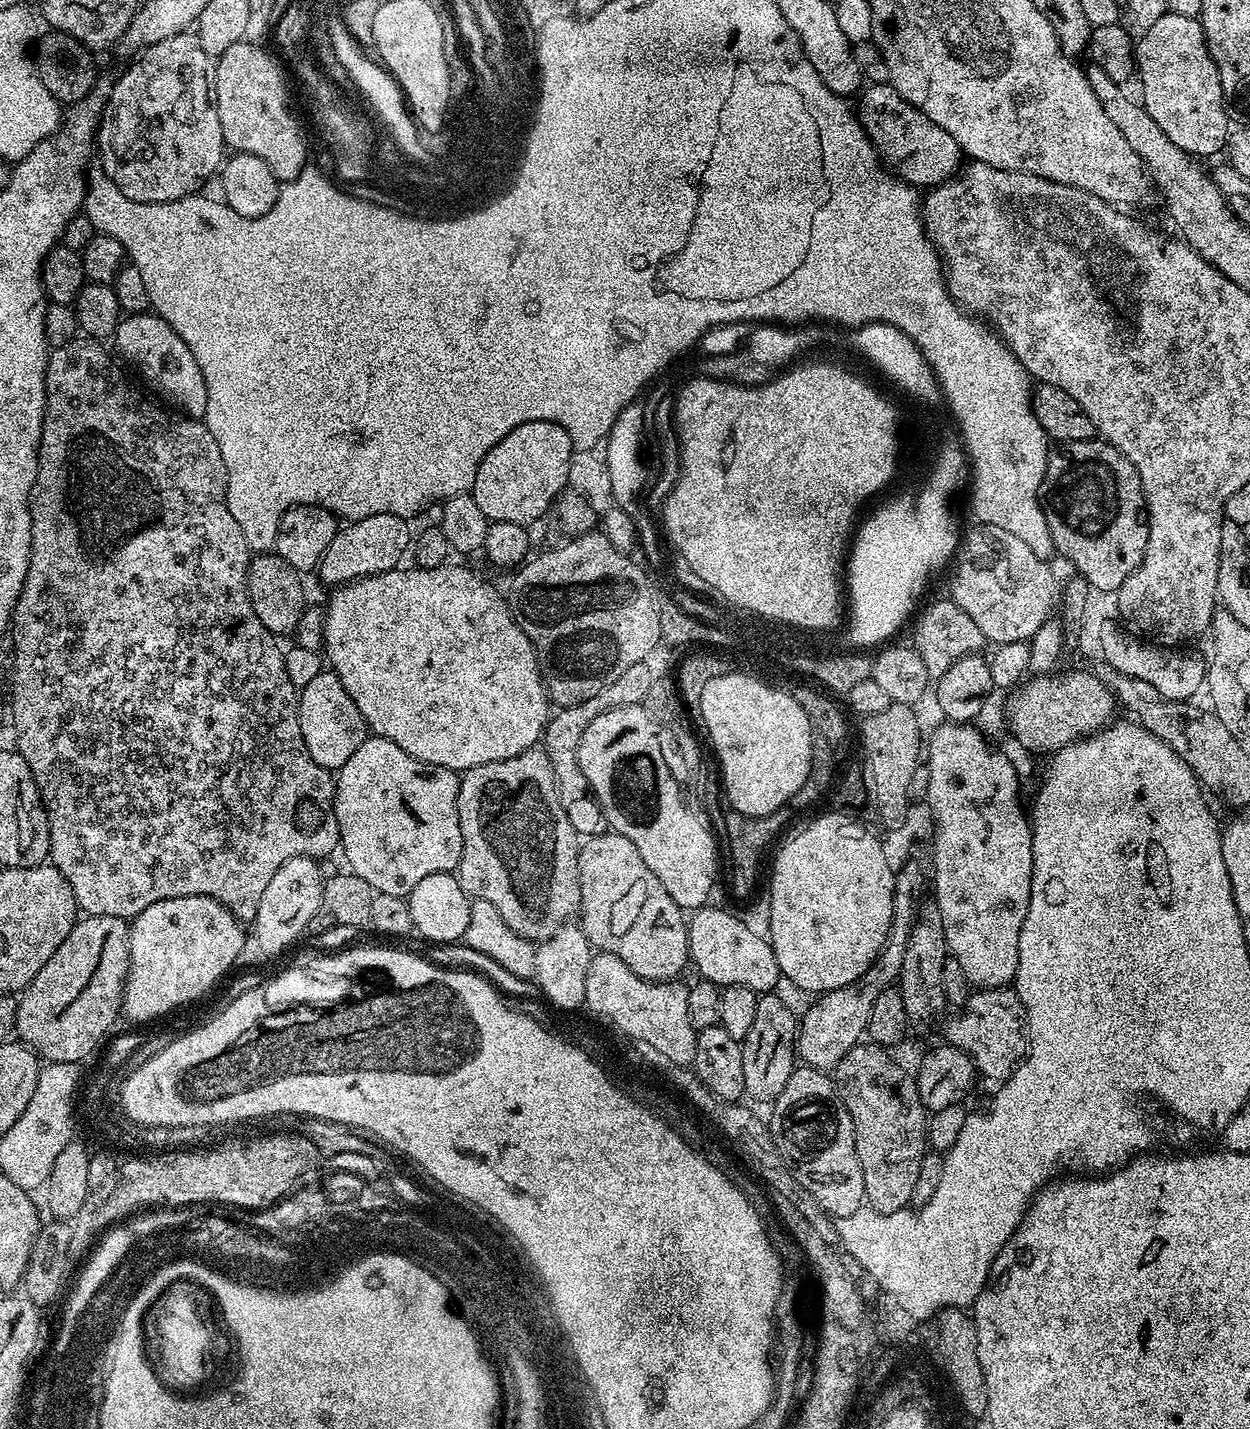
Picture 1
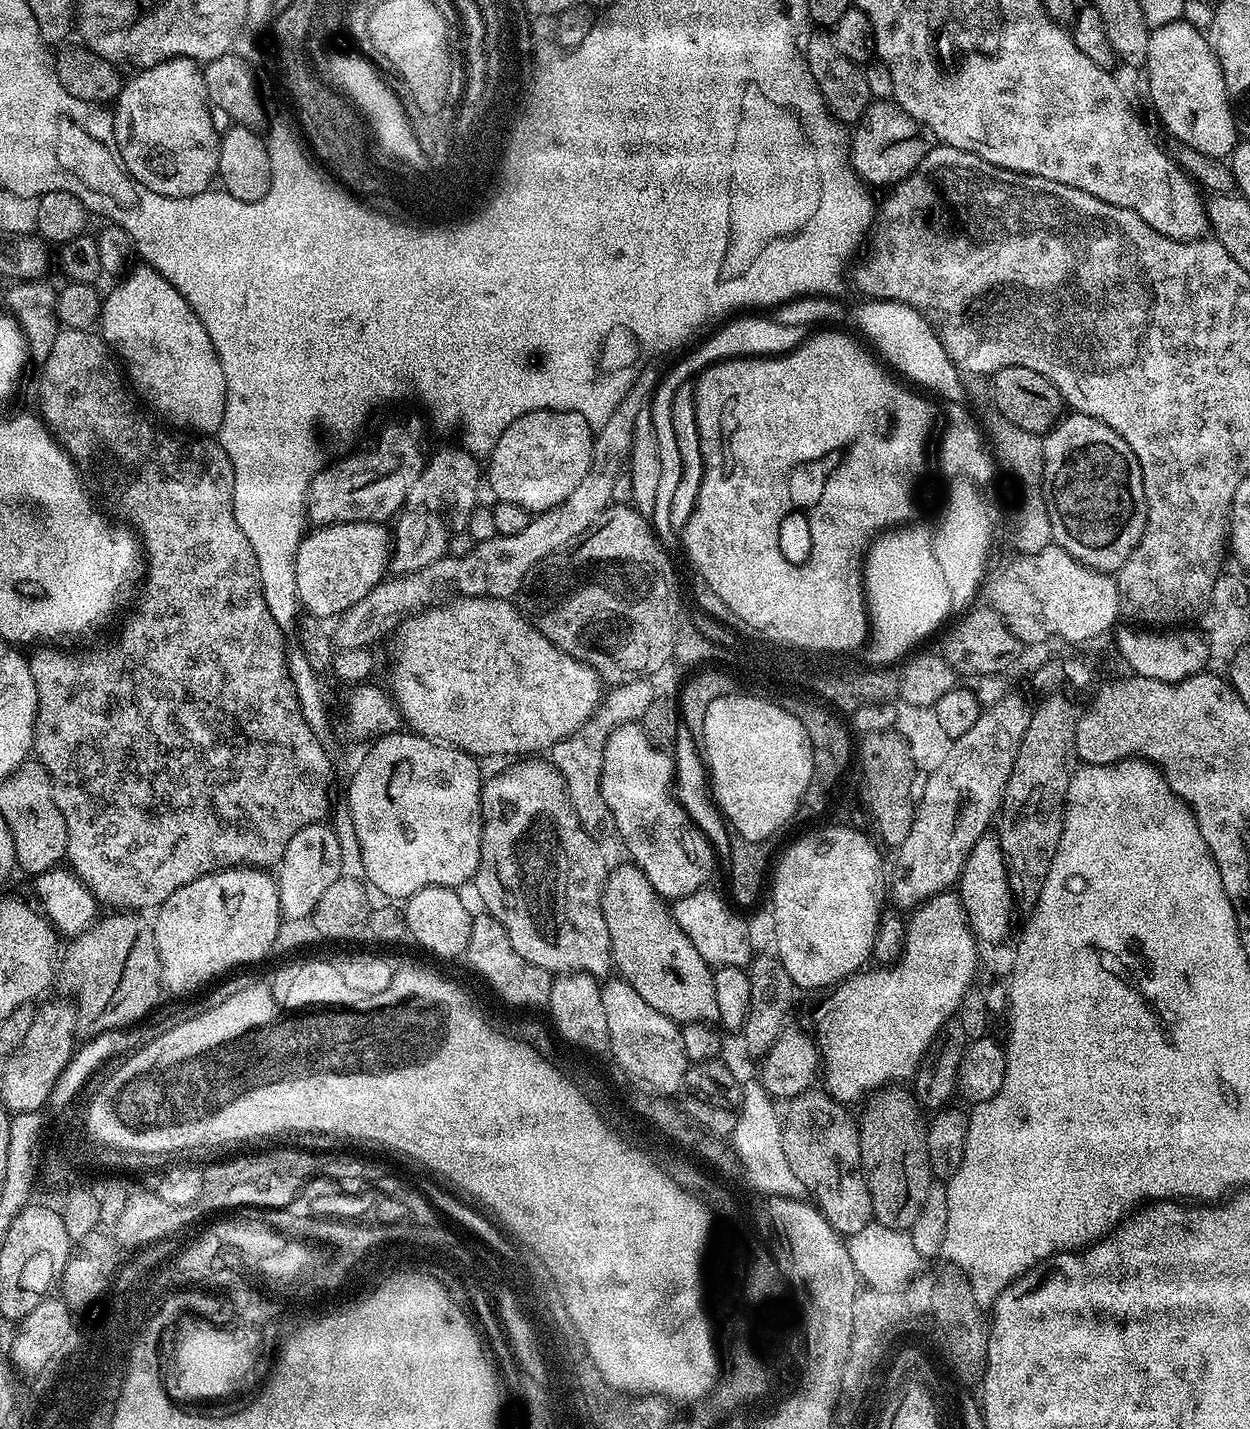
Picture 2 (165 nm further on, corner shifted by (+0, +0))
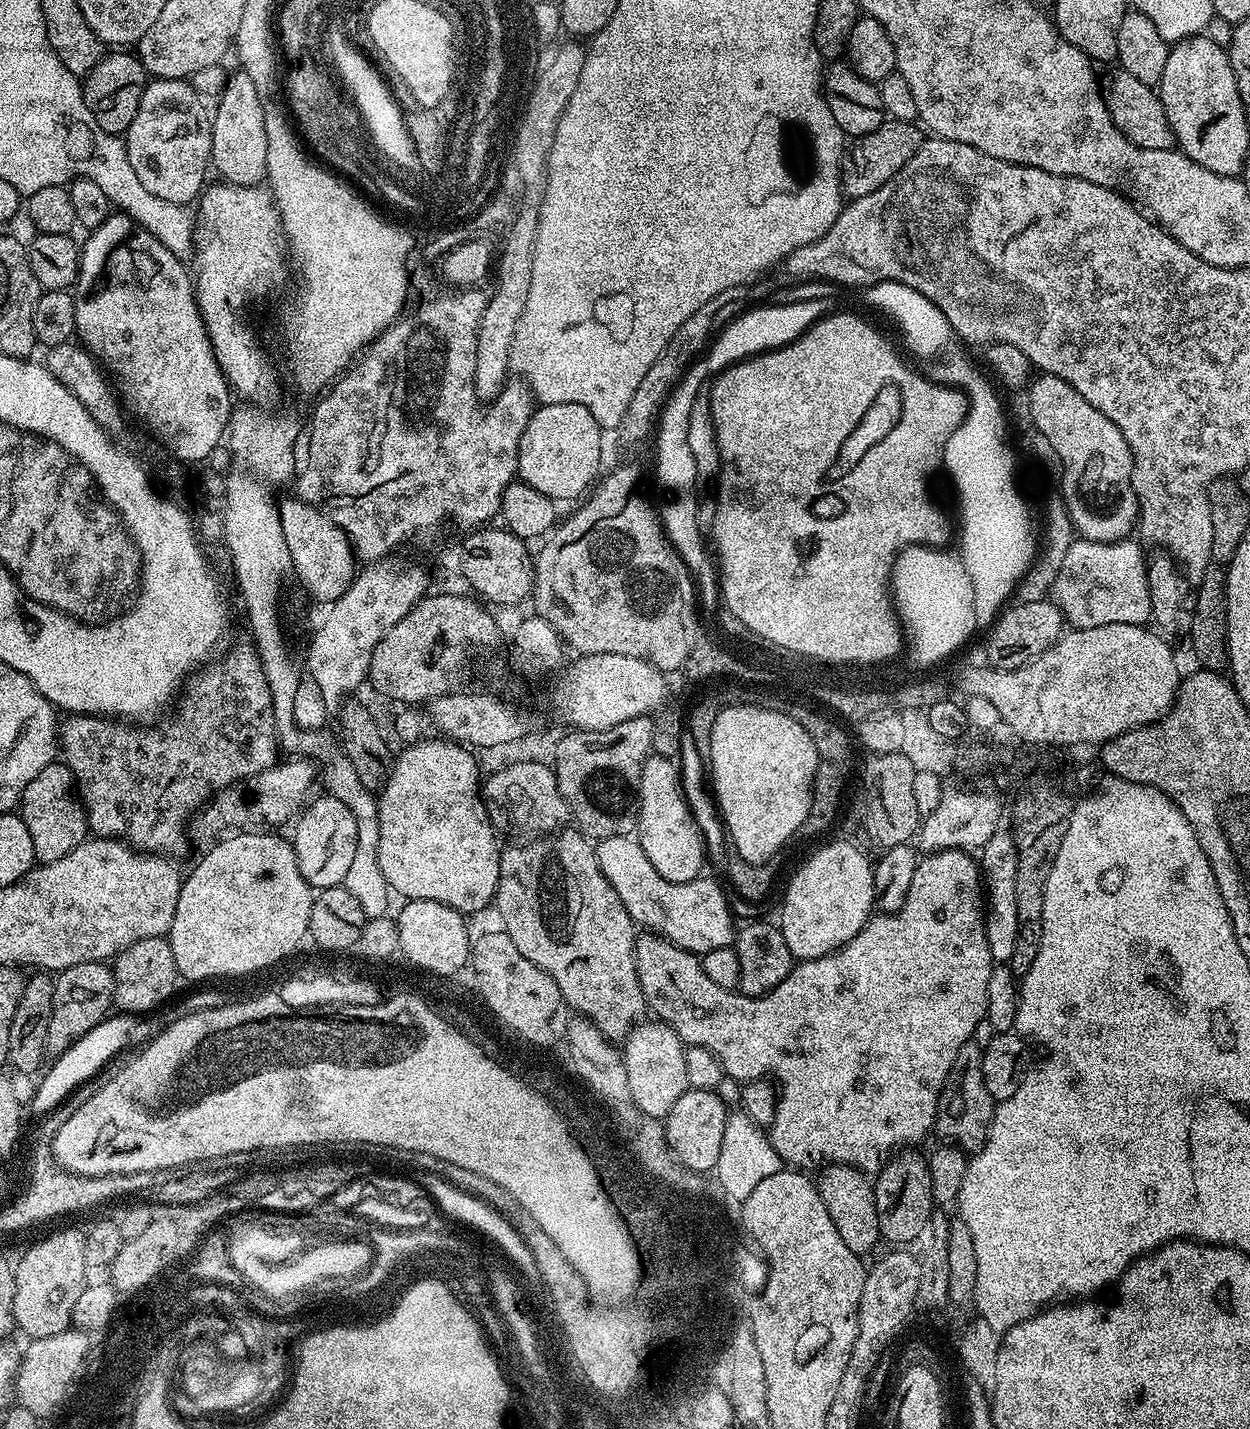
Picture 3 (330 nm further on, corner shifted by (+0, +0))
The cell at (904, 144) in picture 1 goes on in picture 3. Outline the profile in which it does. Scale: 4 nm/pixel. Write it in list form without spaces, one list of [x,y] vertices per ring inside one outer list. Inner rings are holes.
[[[891,118],[885,119],[884,124],[878,126],[878,130],[870,130],[870,134],[855,137],[851,141],[852,149],[850,149],[850,144],[846,152],[846,159],[840,165],[843,195],[855,198],[878,190],[878,186],[894,178],[894,174],[898,174],[898,170],[902,170],[902,166],[906,166],[906,162],[910,162],[914,154],[918,154],[925,139],[925,133],[919,123]]]

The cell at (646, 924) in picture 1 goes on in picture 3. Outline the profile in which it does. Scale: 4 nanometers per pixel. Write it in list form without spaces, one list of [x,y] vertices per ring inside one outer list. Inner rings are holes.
[[[947,848],[941,852],[927,853],[917,863],[914,882],[910,882],[906,902],[902,902],[899,912],[873,914],[868,917],[862,930],[858,930],[858,934],[854,934],[854,938],[850,938],[850,942],[846,942],[836,952],[822,958],[793,963],[790,974],[786,974],[786,978],[782,978],[782,982],[778,982],[778,986],[774,986],[774,990],[770,990],[765,996],[743,996],[738,990],[719,988],[712,979],[706,978],[706,970],[702,970],[697,953],[687,952],[666,937],[655,934],[641,935],[636,941],[638,982],[642,986],[645,1005],[651,1011],[652,1008],[656,1011],[653,1012],[655,1019],[663,1020],[672,1027],[685,1045],[693,1044],[710,1050],[710,1054],[720,1059],[725,1077],[737,1082],[768,1077],[775,1081],[778,1085],[778,1095],[774,1122],[770,1126],[770,1137],[774,1150],[781,1156],[785,1165],[808,1170],[811,1164],[848,1164],[865,1174],[875,1174],[884,1167],[884,1161],[897,1150],[905,1146],[916,1146],[927,1132],[933,1131],[940,1091],[952,1069],[954,1058],[958,1058],[958,1050],[962,1050],[962,1046],[971,1041],[978,1022],[989,1015],[988,987],[992,984],[994,961],[984,929],[985,919],[986,900],[982,895],[982,873],[977,861],[959,848]]]

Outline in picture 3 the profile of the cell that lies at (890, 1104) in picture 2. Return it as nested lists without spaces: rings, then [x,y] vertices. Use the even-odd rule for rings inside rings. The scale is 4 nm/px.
[[[900,1150],[884,1161],[884,1167],[874,1176],[876,1209],[881,1237],[892,1246],[908,1246],[923,1228],[928,1227],[934,1211],[931,1178],[927,1159],[916,1150]]]

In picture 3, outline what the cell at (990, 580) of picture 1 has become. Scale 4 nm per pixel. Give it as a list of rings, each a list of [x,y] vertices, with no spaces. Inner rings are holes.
[[[1132,538],[1115,540],[1113,544],[1073,539],[1050,596],[1059,604],[1072,628],[1111,624],[1147,625],[1153,619],[1146,553]]]

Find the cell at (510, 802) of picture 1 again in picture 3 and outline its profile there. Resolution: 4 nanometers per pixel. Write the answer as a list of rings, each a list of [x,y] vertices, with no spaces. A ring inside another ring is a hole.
[[[568,826],[563,830],[541,835],[539,838],[541,840],[532,840],[529,844],[516,844],[513,848],[505,847],[500,853],[500,873],[498,874],[494,909],[496,908],[501,922],[504,923],[501,924],[503,931],[507,932],[508,937],[514,942],[514,946],[518,946],[522,958],[530,958],[530,962],[534,962],[534,966],[546,970],[546,974],[550,974],[550,978],[554,978],[554,982],[558,982],[558,990],[562,990],[562,998],[573,1013],[591,1020],[592,1024],[598,1026],[598,1030],[608,1040],[623,1041],[633,1024],[637,1023],[646,1012],[642,986],[638,982],[638,970],[636,969],[637,925],[632,923],[626,906],[622,906],[622,898],[618,898],[618,890],[614,890],[614,886],[610,886],[610,882],[606,882],[606,874],[602,874],[602,870],[598,866],[593,841],[589,840],[583,832]]]

